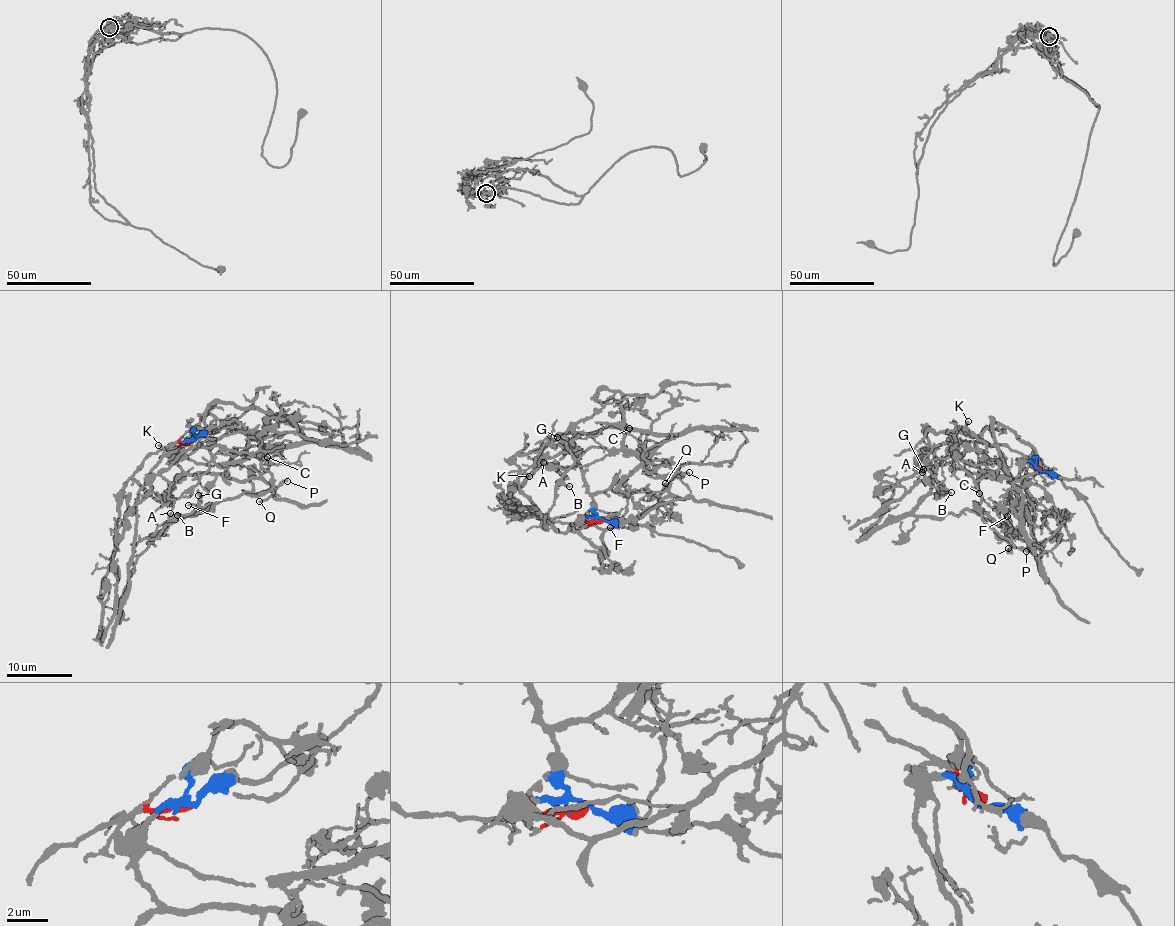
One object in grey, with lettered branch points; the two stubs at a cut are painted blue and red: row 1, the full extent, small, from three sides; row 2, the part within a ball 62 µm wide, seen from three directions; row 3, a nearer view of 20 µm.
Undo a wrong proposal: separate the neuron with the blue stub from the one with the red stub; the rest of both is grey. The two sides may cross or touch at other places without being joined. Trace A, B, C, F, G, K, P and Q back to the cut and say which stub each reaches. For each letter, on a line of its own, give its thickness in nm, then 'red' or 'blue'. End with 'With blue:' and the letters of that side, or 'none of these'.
A: calibre 200 nm; red
B: calibre 130 nm; red
C: calibre 140 nm; blue
F: calibre 170 nm; blue
G: calibre 200 nm; red
K: calibre 190 nm; red
P: calibre 240 nm; blue
Q: calibre 200 nm; blue
With blue: C, F, P, Q

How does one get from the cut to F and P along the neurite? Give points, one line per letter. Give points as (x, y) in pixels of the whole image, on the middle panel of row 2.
F: (603, 519), (584, 518), (607, 527), (633, 520), (671, 497), (686, 498), (656, 504), (641, 517), (609, 526)
P: (603, 519), (584, 518), (607, 527), (633, 520), (642, 511), (620, 488), (643, 455), (689, 473)

